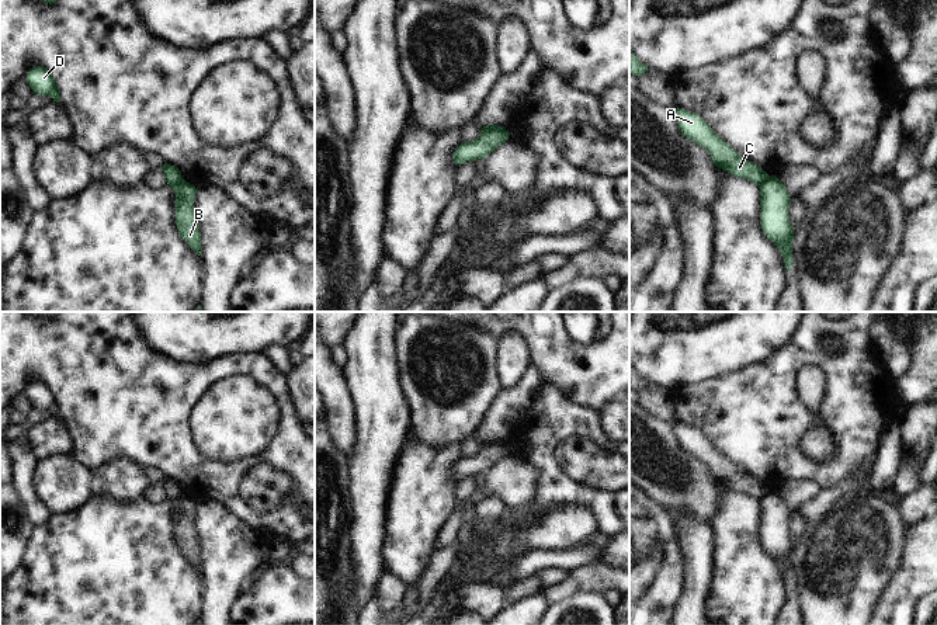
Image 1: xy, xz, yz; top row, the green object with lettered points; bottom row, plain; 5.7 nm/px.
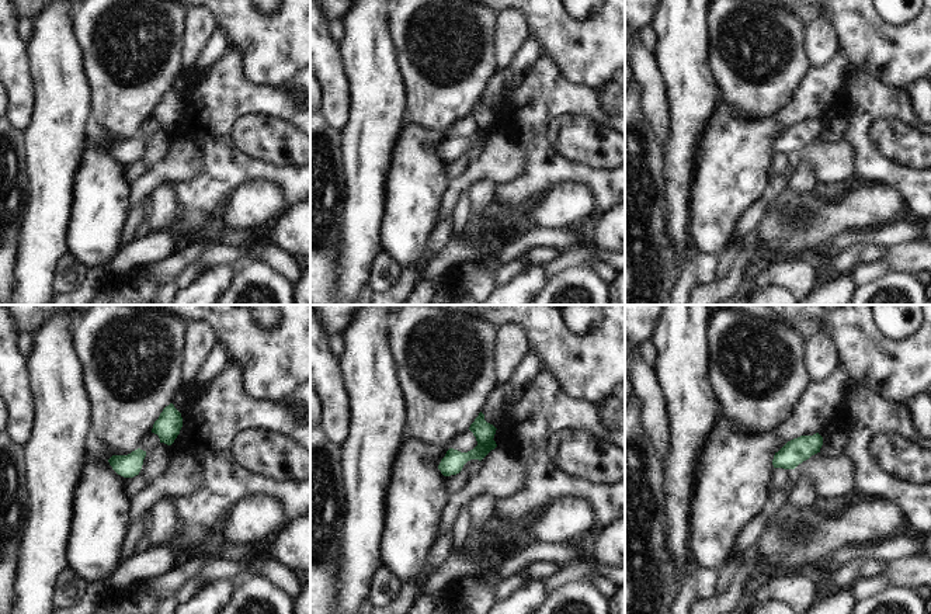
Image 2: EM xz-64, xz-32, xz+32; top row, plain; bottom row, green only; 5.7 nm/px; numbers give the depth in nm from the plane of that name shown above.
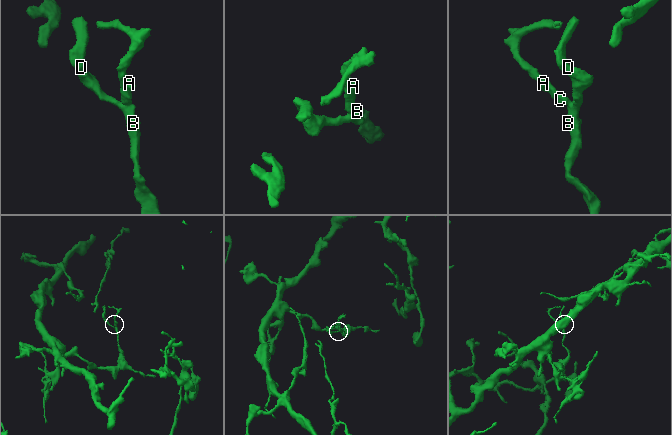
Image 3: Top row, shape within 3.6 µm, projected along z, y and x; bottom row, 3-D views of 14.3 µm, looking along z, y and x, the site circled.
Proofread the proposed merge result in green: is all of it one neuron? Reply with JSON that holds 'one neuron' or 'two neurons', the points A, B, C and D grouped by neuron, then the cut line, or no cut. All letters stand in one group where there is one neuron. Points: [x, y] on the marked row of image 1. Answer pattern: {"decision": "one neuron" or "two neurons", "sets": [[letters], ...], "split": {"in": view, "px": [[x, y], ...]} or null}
{"decision": "two neurons", "sets": [["A", "C"], ["B", "D"]], "split": {"in": "xy", "px": [[183, 179], [172, 187]]}}

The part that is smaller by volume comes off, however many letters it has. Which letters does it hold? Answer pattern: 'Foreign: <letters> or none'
Foreign: A, C

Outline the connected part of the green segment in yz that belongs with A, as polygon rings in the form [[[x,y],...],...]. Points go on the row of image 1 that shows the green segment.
[[[679,107],[674,115],[680,133],[704,147],[716,167],[739,178],[747,178],[759,187],[766,181],[768,174],[760,166],[739,156],[700,115]]]

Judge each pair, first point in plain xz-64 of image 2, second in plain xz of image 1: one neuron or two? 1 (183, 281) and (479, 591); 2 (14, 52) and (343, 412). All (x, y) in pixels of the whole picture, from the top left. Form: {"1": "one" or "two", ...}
{"1": "two", "2": "one"}

